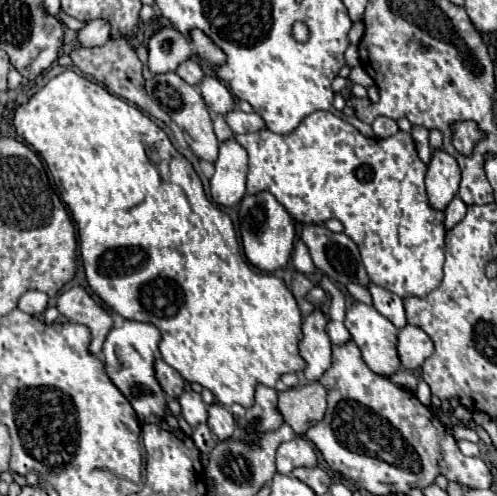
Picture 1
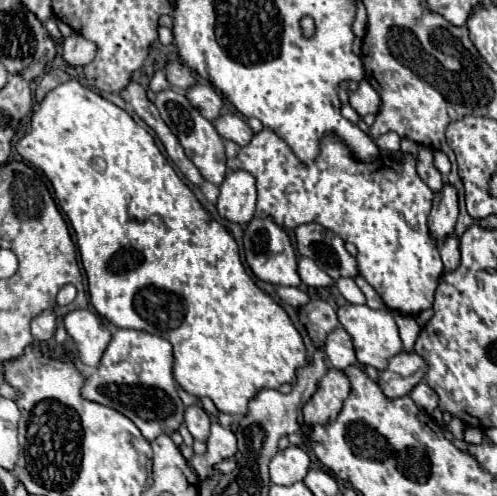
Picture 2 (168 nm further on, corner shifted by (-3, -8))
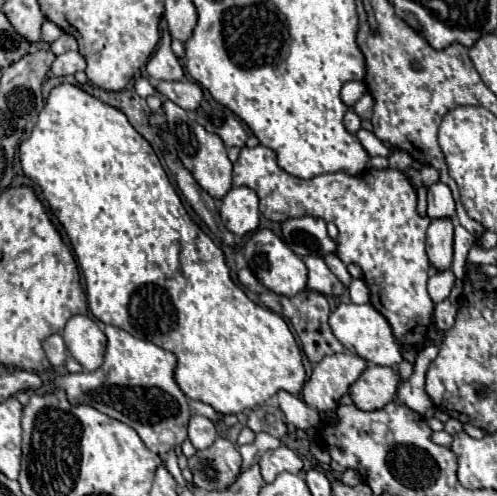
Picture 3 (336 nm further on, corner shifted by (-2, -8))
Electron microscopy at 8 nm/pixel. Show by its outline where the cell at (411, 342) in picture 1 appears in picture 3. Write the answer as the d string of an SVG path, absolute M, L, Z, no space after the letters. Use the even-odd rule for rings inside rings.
M368 366L352 384L350 396L362 410L378 410L396 398L400 384L398 370L392 366Z

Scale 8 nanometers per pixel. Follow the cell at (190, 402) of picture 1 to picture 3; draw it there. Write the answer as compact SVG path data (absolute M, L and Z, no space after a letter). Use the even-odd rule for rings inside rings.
M194 414L188 422L188 438L190 442L194 444L196 450L204 450L208 448L214 440L216 440L216 428L214 428L214 422L204 418L204 416L198 416Z

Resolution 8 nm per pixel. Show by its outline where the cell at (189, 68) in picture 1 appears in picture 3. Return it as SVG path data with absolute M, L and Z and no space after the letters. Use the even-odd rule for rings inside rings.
M168 30L162 32L162 40L160 46L156 48L156 52L152 54L152 58L146 64L148 76L152 80L182 80L184 78L184 68L180 64L180 60L174 56L174 52L170 50L170 34Z

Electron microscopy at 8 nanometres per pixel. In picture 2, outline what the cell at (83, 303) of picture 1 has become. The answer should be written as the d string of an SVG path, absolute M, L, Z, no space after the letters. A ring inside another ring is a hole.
M73 310L63 318L63 324L67 334L75 340L79 360L87 366L97 366L111 340L111 332L101 316L93 310Z

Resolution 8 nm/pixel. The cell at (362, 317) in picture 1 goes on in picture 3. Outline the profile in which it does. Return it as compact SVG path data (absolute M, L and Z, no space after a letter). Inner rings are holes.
M340 304L332 314L330 314L330 328L334 336L344 344L346 350L352 354L378 364L378 366L398 366L402 362L402 348L400 342L396 340L388 320L372 306L372 304Z

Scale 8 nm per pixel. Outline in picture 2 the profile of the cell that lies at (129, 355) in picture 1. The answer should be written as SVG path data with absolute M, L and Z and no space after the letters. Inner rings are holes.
M119 328L113 334L97 372L83 382L81 396L127 416L149 442L161 434L171 436L177 432L185 414L185 406L179 398L177 382L173 378L171 344L161 336L139 330Z

